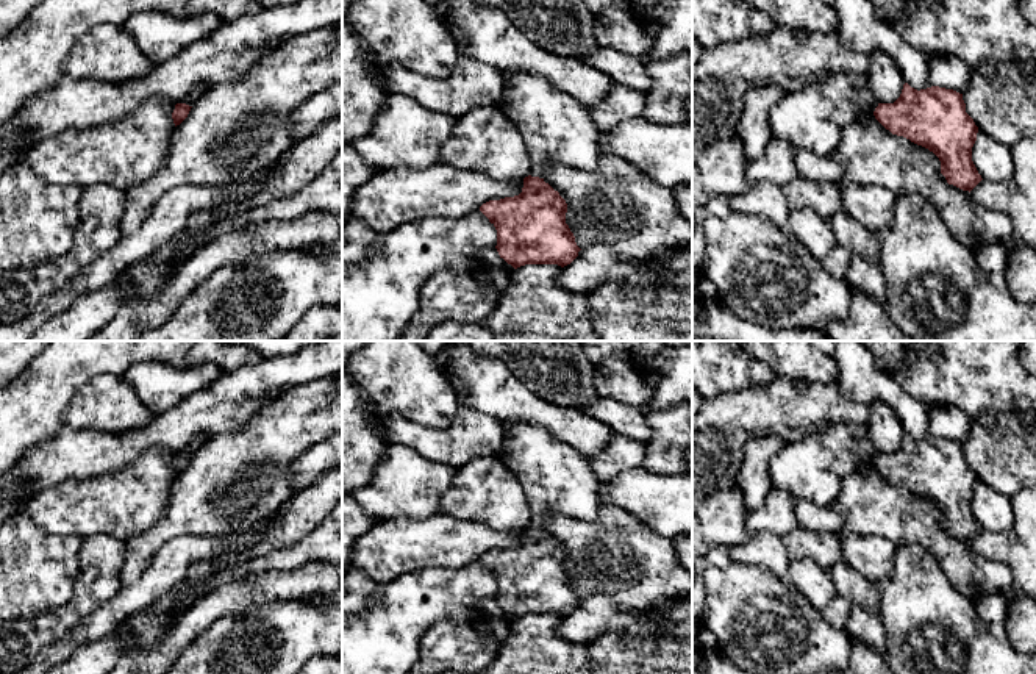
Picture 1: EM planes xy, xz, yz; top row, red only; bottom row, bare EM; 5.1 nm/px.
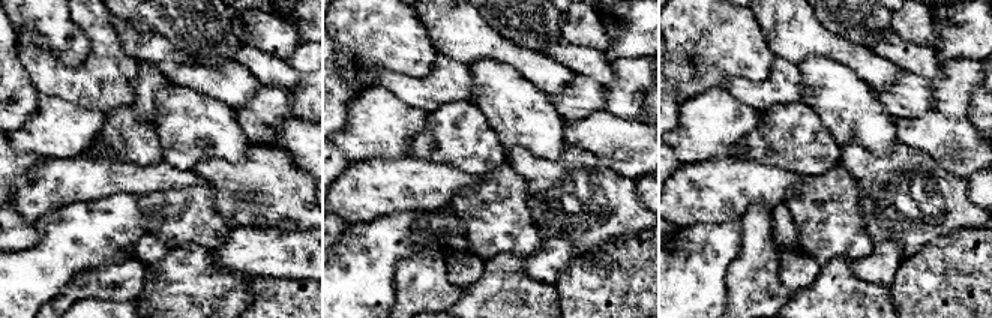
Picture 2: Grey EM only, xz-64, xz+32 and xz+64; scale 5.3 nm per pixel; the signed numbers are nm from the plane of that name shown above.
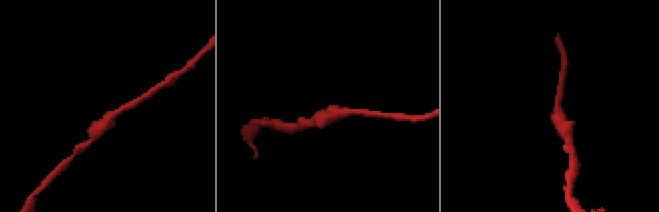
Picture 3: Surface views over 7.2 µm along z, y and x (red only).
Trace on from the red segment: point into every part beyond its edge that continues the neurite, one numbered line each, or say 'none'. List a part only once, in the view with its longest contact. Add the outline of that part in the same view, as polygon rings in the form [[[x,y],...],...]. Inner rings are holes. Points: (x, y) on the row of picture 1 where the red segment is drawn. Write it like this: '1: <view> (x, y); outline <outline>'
none

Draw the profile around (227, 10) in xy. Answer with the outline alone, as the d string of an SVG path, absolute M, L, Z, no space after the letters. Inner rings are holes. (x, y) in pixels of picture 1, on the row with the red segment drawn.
M189 0L186 14L213 13L222 22L233 22L242 16L256 14L263 8L258 0Z

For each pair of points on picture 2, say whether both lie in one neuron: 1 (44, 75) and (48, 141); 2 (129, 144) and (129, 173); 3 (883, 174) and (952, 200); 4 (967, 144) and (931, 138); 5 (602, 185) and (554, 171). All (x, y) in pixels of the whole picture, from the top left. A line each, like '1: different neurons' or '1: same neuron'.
1: different neurons
2: different neurons
3: same neuron
4: same neuron
5: same neuron

